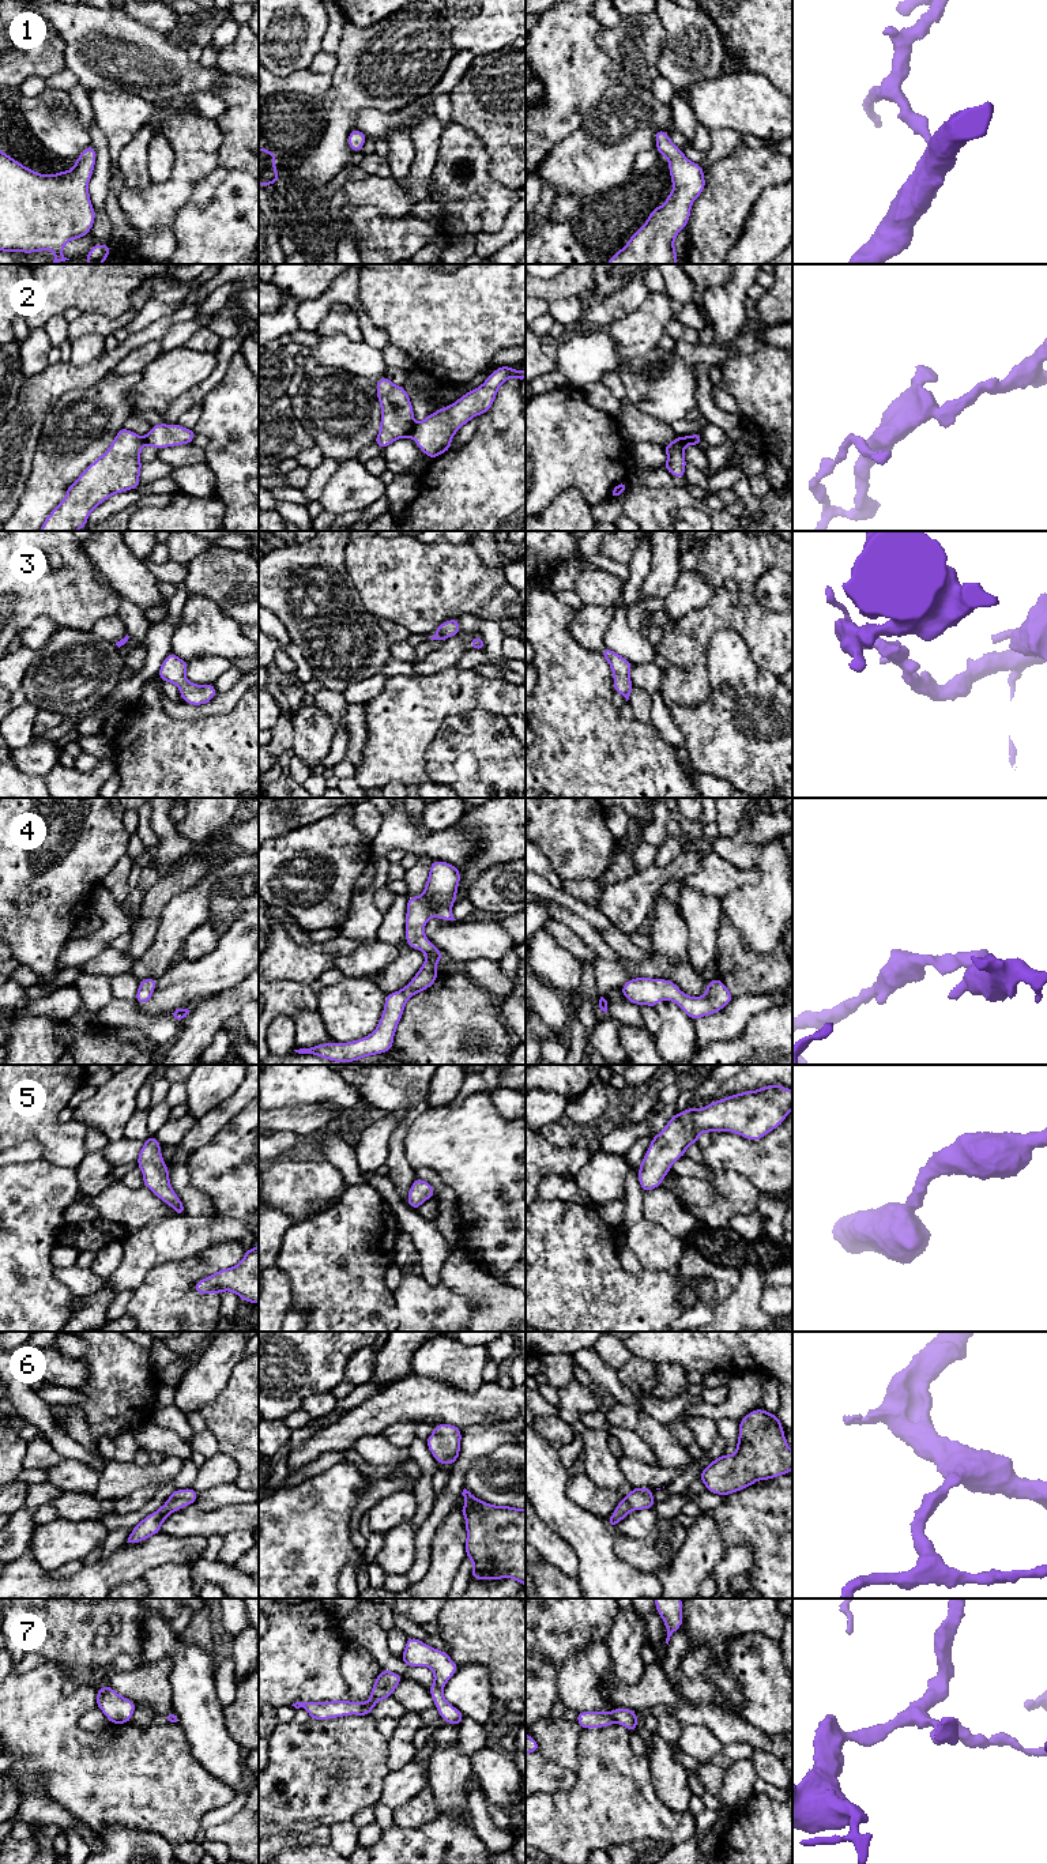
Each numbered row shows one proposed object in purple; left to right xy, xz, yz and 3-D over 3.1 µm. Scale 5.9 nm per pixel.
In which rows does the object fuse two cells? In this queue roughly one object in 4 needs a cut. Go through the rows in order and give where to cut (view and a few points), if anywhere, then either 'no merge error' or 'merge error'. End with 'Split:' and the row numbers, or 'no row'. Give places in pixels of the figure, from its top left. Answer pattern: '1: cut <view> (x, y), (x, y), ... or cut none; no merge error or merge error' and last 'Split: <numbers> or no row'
1: cut none; no merge error
2: cut xz (414, 424), (409, 436); merge error
3: cut none; no merge error
4: cut none; no merge error
5: cut none; no merge error
6: cut none; no merge error
7: cut yz (610, 1713), (614, 1721); merge error
Split: 2, 7

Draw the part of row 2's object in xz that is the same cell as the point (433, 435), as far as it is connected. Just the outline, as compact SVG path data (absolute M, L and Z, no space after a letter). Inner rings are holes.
M512 366L497 368L482 385L466 392L453 404L438 408L414 423L410 437L425 455L436 459L451 449L452 437L463 425L492 408L498 388L511 377L523 381L526 370L515 370Z

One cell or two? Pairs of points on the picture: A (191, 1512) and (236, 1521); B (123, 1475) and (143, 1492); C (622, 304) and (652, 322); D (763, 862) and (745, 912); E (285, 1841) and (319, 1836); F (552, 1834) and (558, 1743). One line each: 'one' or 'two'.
A: one
B: two
C: two
D: one
E: one
F: two

